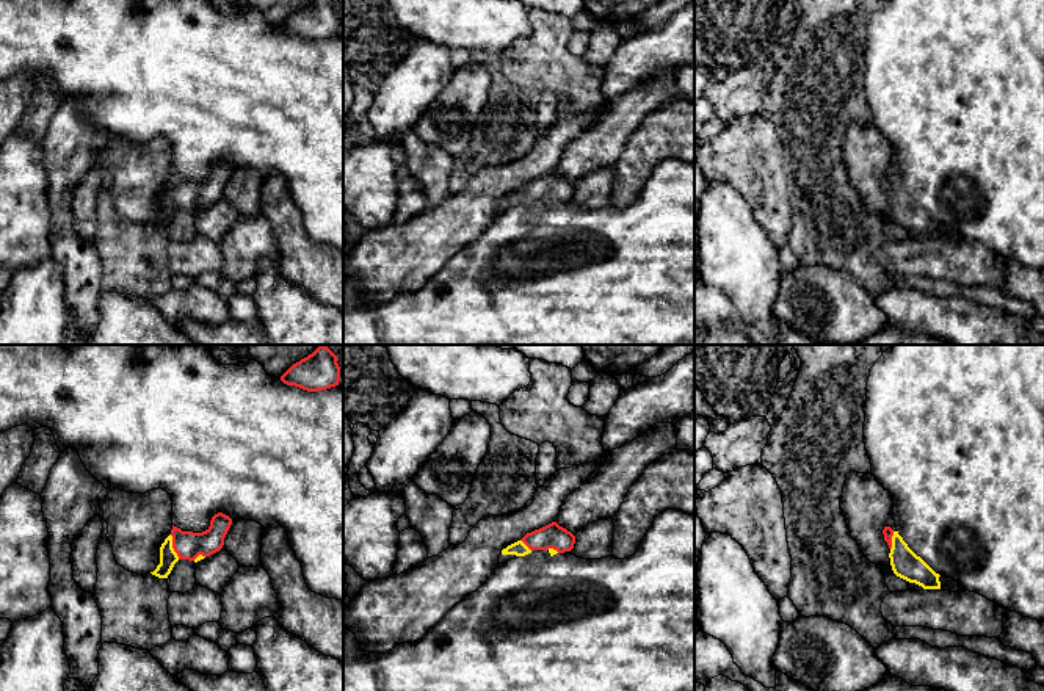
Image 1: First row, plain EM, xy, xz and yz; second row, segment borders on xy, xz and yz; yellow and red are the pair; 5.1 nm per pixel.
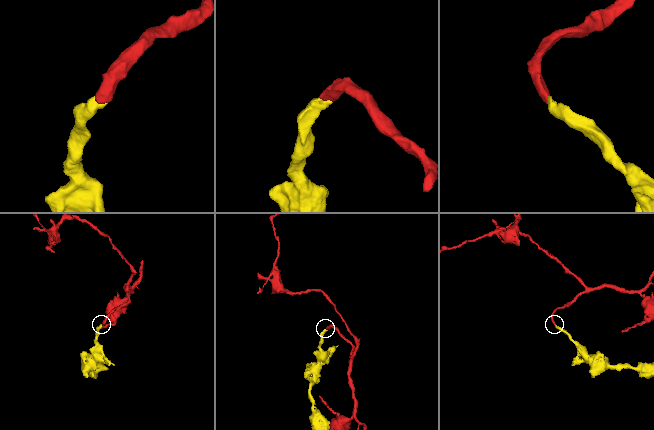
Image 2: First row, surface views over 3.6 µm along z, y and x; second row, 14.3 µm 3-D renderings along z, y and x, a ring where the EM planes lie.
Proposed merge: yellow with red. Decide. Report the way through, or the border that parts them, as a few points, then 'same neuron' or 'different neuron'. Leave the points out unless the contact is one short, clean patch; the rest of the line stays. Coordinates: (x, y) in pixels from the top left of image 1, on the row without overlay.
runs through xy (168, 206), (171, 196), (188, 195); same neuron

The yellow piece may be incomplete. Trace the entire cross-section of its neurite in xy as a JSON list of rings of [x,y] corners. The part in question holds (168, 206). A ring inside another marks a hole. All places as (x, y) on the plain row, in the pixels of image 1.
[[[223,161],[215,163],[210,175],[202,182],[182,180],[172,174],[171,183],[160,196],[160,213],[150,222],[158,227],[168,227],[179,208],[198,212],[219,201],[230,174],[232,168]]]

